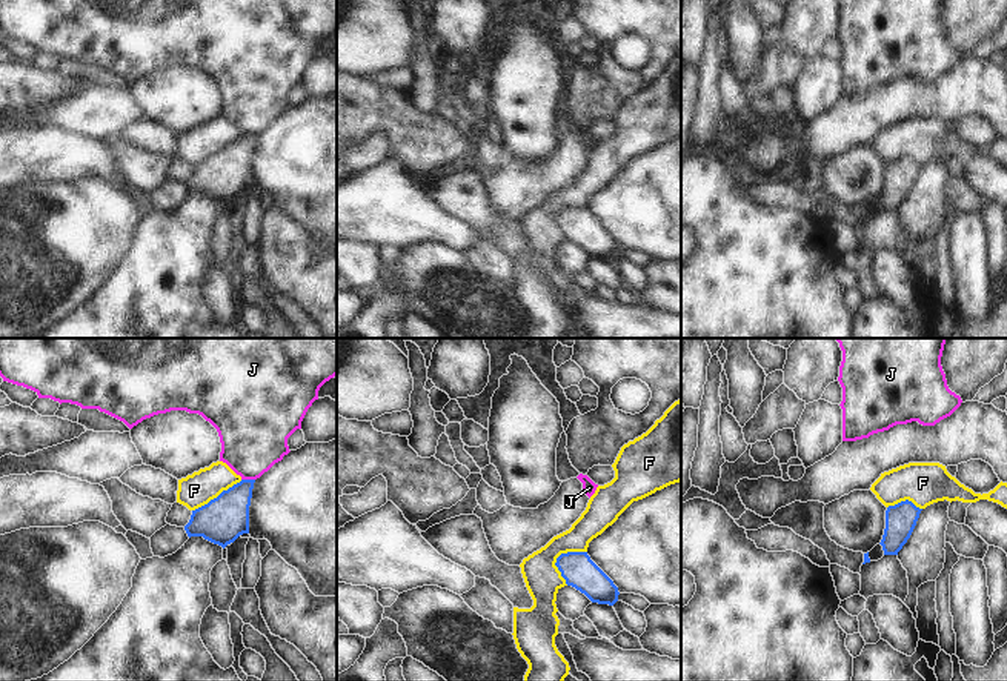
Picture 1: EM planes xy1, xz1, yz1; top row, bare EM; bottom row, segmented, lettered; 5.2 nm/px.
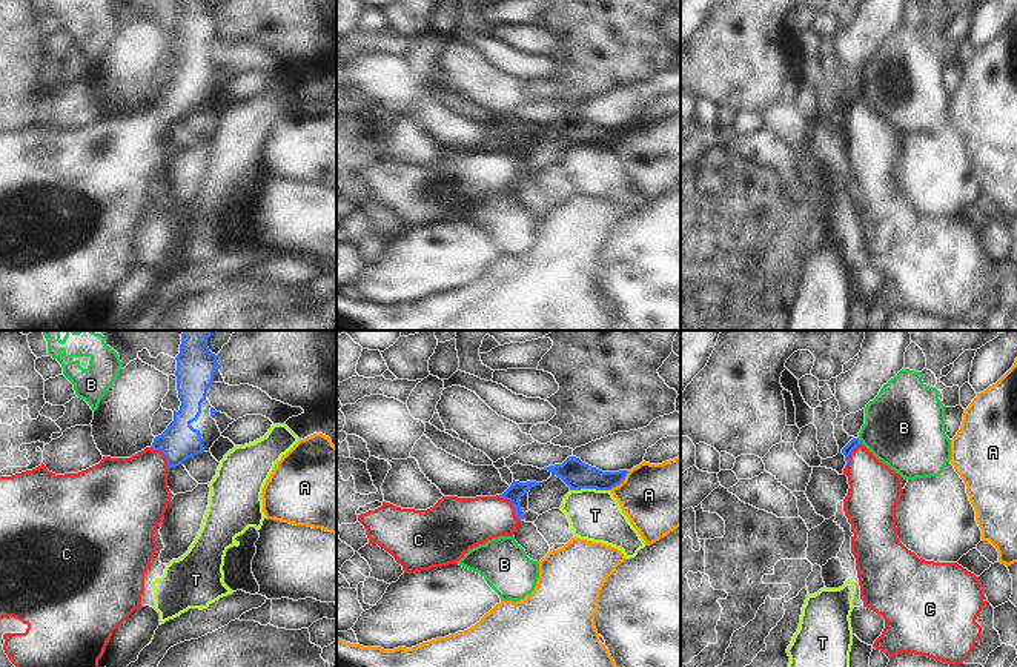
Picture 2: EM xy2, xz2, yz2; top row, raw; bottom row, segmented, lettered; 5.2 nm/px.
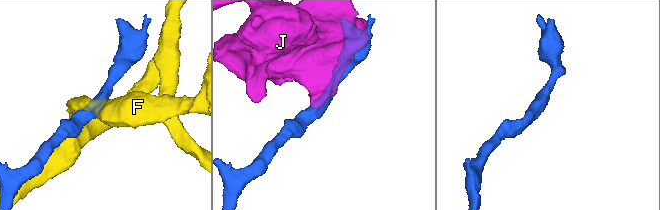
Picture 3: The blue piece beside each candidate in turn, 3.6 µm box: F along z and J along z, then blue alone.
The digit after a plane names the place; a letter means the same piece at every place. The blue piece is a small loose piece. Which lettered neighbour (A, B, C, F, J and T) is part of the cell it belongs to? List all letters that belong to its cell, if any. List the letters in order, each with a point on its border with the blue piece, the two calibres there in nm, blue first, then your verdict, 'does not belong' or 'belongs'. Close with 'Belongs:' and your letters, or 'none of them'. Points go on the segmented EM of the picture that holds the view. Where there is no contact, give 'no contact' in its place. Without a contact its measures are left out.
A: xz2 (621, 481) | 150/360 nm | does not belong
B: yz2 (861, 441) | 60/420 nm | does not belong
C: xz2 (513, 506) | 90/260 nm | belongs
F: xz1 (558, 557) | 170/190 nm | does not belong
J: xy1 (248, 480) | 240/360 nm | does not belong
T: xz2 (589, 487) | 150/280 nm | does not belong
Belongs: C

